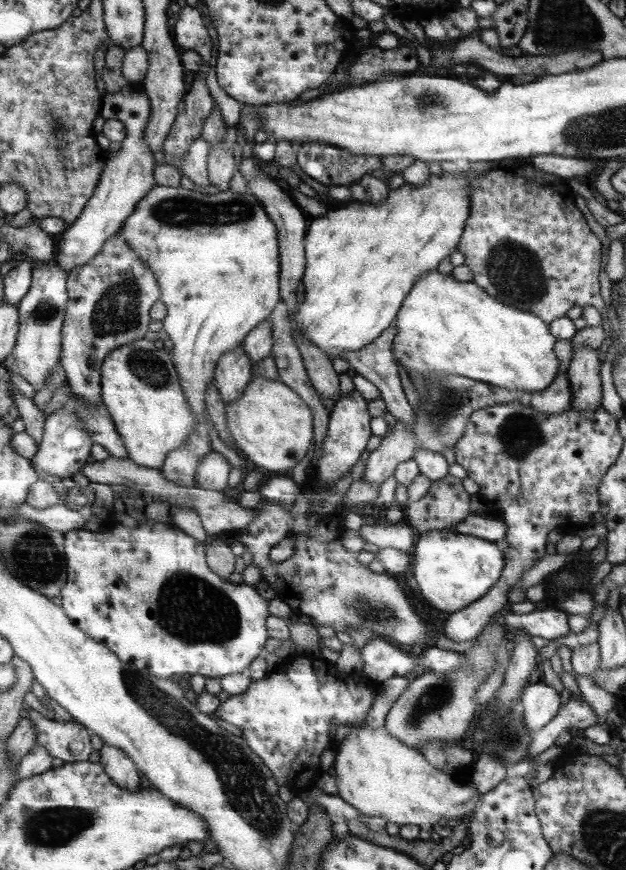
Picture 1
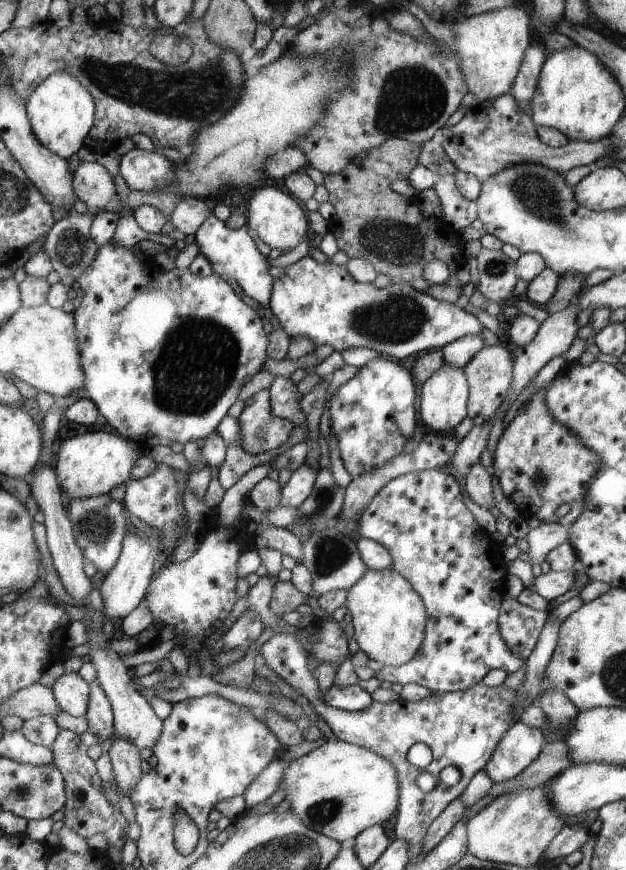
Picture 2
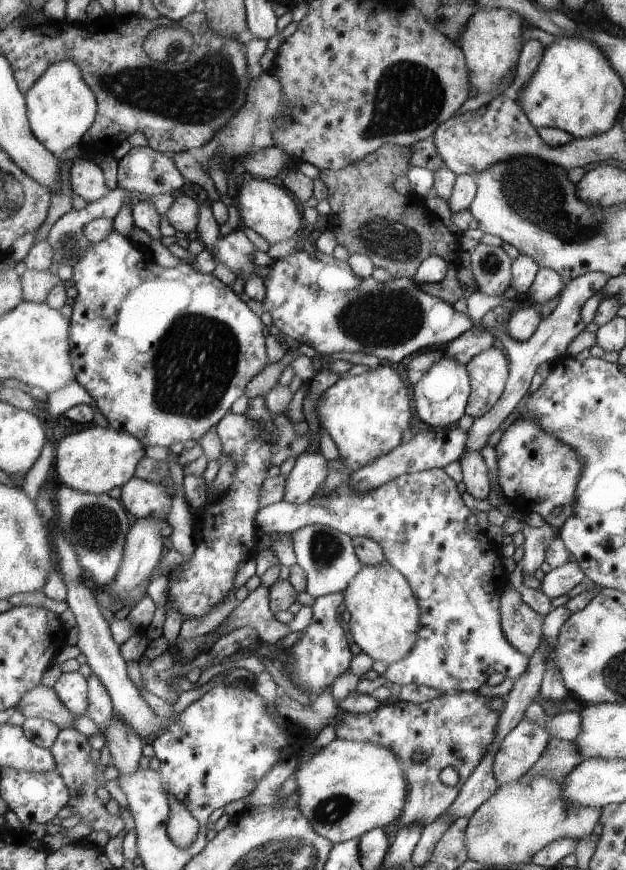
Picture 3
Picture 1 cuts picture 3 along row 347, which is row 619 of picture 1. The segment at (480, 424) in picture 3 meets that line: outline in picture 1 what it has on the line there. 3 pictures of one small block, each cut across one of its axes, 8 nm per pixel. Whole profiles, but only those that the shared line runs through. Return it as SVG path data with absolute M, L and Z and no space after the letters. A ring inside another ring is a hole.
M557 609L533 610L528 614L509 613L503 616L505 628L511 633L525 630L531 637L541 637L548 641L561 638L569 634L567 615Z

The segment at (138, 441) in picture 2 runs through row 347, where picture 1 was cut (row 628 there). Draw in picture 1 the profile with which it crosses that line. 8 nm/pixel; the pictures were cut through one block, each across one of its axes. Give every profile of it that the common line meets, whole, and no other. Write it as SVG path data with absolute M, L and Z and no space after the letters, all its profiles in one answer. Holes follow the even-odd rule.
M124 513L122 520L112 523L108 530L101 529L97 532L86 529L75 529L64 534L65 536L65 554L68 556L69 576L68 582L62 591L62 608L71 621L75 621L88 636L95 641L101 641L101 644L108 647L117 654L117 657L127 665L137 669L145 669L151 676L161 676L161 679L167 679L175 674L201 675L207 678L221 678L229 674L239 674L249 667L249 664L259 655L259 650L263 648L267 640L268 632L265 632L265 618L267 618L267 602L257 596L258 588L249 587L247 584L231 583L225 578L218 577L212 569L205 566L203 546L197 542L197 539L183 534L183 531L175 527L159 528L159 523L152 519L143 519L137 521L129 514Z

